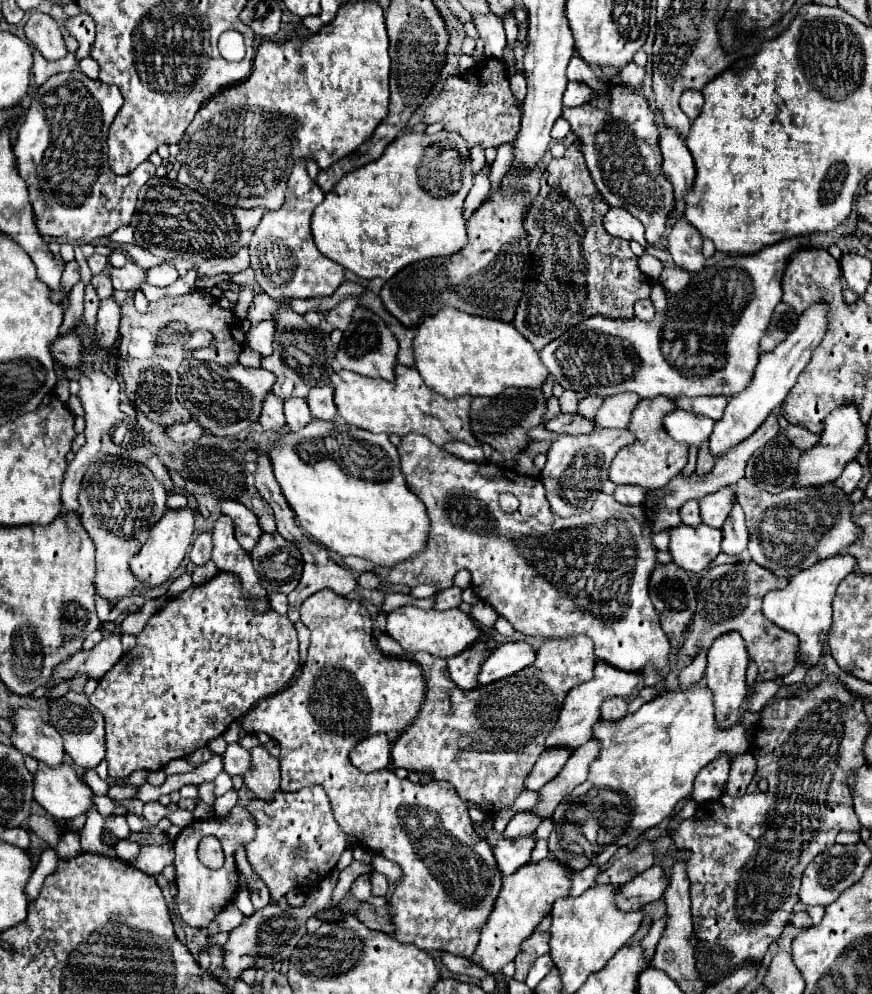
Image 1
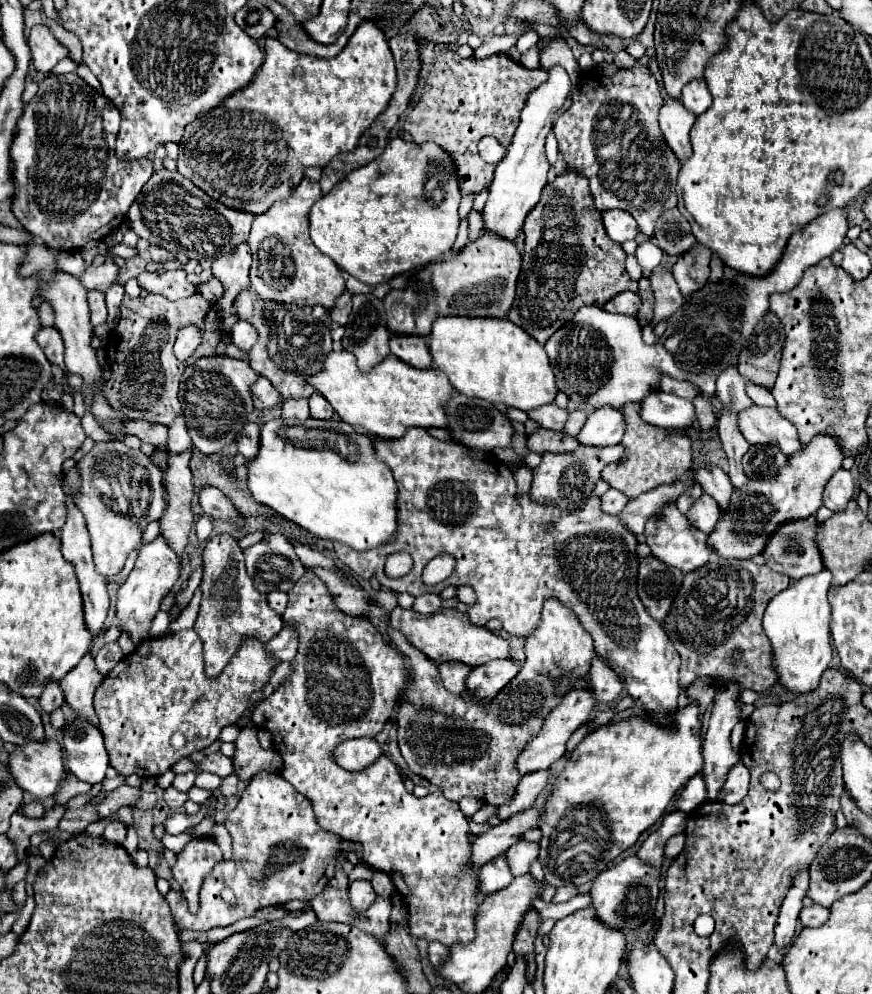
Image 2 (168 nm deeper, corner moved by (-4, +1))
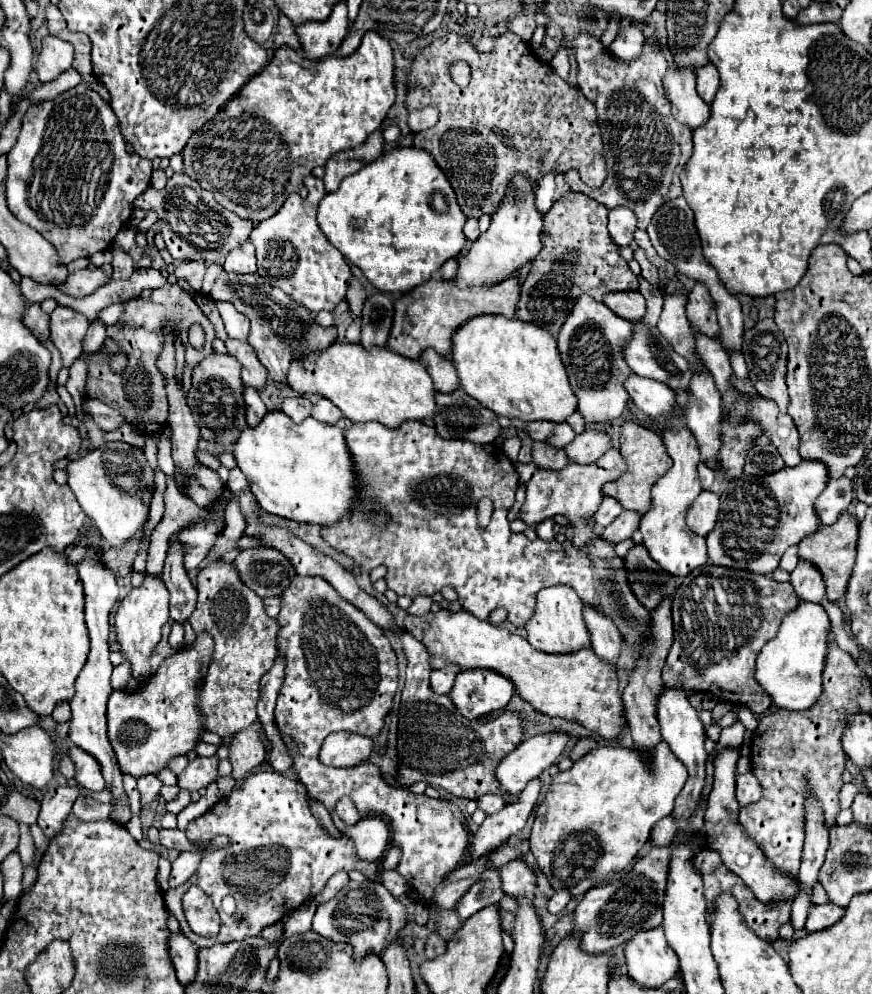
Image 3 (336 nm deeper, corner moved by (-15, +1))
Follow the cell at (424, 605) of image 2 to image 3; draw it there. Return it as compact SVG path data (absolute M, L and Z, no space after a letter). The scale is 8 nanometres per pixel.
M415 596L413 604L407 608L407 614L415 614L415 616L427 614L429 608L431 608L431 604L433 604L433 600L429 596Z

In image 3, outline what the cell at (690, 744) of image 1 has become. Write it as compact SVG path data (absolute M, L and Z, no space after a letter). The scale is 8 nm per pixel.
M661 742L659 746L655 746L655 750L651 752L651 756L653 756L653 758L651 758L649 762L645 762L645 760L641 758L641 754L635 752L635 750L625 750L623 746L601 746L601 748L591 750L591 752L589 752L587 756L583 756L581 760L577 760L567 772L561 772L561 774L557 774L557 776L553 778L545 800L543 800L543 802L537 806L537 810L535 810L535 822L533 822L531 836L529 836L529 848L531 848L531 852L535 854L537 864L539 864L539 868L541 868L541 872L547 876L547 880L549 880L549 884L551 884L553 890L565 888L565 890L569 890L569 894L575 898L575 896L583 896L589 888L599 886L599 884L611 880L615 874L623 872L623 870L631 864L631 860L639 854L639 850L645 846L645 842L649 840L651 826L653 826L655 822L659 822L659 818L665 818L667 814L671 814L673 802L675 802L679 790L683 788L683 782L687 780L687 768L679 764L679 760L671 754L671 750L669 750L669 746L667 746L665 742Z

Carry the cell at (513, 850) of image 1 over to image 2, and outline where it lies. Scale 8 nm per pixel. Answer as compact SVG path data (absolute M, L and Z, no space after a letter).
M504 854L484 864L484 870L480 870L478 880L480 880L480 890L484 894L492 894L506 888L512 882L512 872L508 872L508 862L504 862Z

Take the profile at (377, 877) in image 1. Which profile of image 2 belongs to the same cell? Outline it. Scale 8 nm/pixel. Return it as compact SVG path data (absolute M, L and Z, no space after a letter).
M374 872L374 876L372 876L372 886L374 886L374 892L376 892L378 896L384 896L384 898L388 898L390 892L392 892L392 880L390 880L390 876L384 874L384 872Z

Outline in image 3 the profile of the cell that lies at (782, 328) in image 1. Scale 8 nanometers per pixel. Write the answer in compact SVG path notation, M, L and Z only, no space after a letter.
M771 318L757 322L751 330L745 330L745 334L743 334L743 356L747 362L747 370L749 370L749 380L755 386L757 394L767 398L767 400L773 400L779 406L779 410L787 412L787 404L789 404L789 394L787 394L787 384L785 384L787 342Z

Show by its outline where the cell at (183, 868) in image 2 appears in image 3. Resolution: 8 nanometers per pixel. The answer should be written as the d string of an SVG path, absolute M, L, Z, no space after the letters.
M192 886L183 896L183 912L189 928L199 936L215 936L219 932L219 912L199 887Z

